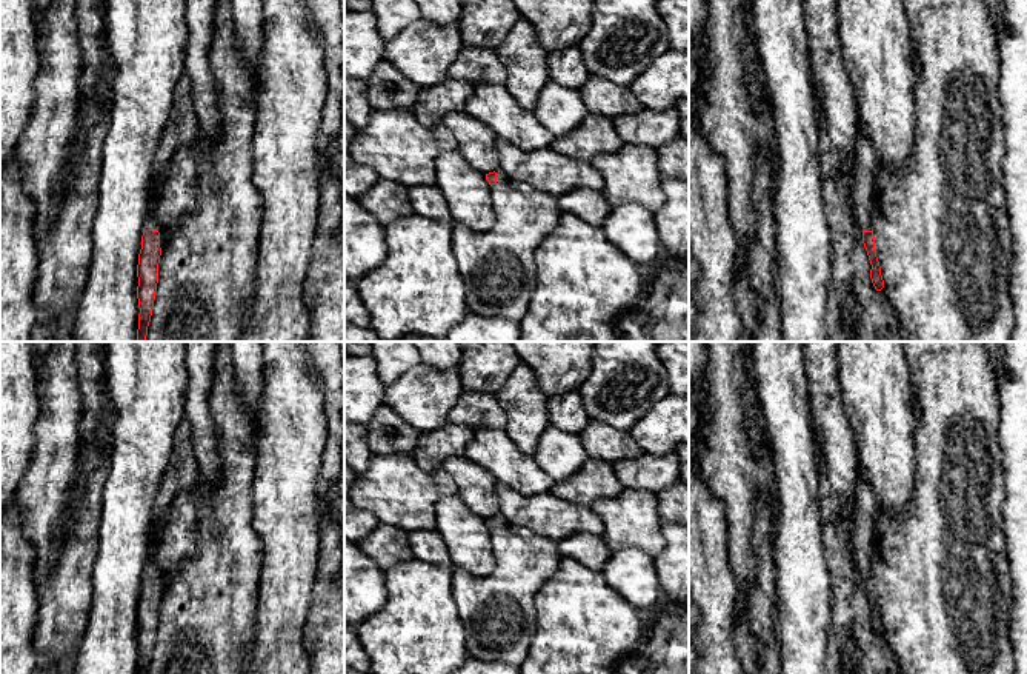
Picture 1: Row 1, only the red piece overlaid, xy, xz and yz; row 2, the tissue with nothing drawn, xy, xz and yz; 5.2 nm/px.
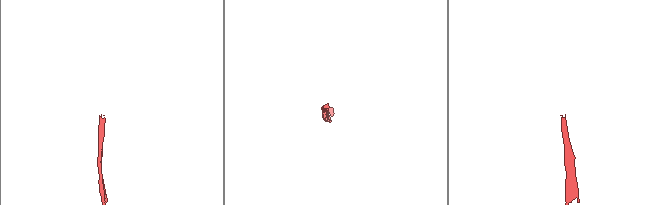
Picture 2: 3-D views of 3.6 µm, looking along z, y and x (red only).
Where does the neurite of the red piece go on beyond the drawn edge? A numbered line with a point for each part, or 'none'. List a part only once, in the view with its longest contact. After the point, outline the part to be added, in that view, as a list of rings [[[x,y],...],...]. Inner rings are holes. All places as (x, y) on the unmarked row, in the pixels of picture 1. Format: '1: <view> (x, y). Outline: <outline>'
1: xy (182, 473). Outline: [[[184,419],[174,435],[174,448],[163,480],[157,491],[154,503],[154,520],[151,528],[151,551],[145,562],[145,571],[157,576],[154,565],[155,543],[160,537],[160,520],[172,503],[174,497],[186,489],[194,488],[198,483],[198,462],[194,452],[192,428]]]

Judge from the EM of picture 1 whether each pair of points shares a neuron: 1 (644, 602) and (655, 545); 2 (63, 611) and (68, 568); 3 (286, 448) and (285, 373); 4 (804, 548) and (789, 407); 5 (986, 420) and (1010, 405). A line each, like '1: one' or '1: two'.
1: two
2: one
3: one
4: one
5: two

